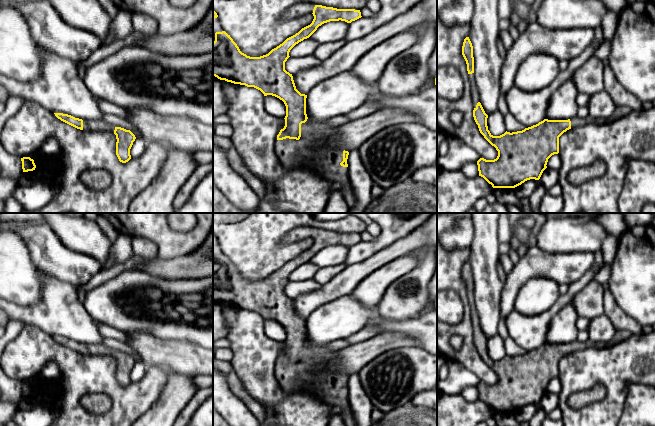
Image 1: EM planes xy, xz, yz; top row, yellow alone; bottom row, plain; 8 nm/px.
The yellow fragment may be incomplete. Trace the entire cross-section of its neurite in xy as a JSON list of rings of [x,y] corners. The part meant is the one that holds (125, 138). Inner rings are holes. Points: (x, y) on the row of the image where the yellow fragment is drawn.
[[[54,113],[61,121],[85,131],[111,131],[116,135],[116,155],[120,162],[126,163],[131,159],[130,149],[135,141],[135,135],[121,127],[110,125],[104,120],[92,121],[75,118],[68,114]]]

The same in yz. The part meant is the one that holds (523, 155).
[[[469,37],[464,39],[462,55],[467,64],[474,120],[480,133],[498,151],[494,160],[480,158],[477,161],[479,176],[493,188],[515,188],[527,180],[539,180],[547,168],[548,159],[559,153],[559,137],[564,132],[586,124],[610,121],[591,116],[584,119],[577,116],[568,120],[544,119],[522,131],[506,131],[500,136],[493,136],[488,130],[488,115],[480,103],[475,83],[473,46]]]

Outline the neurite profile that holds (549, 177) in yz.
[[[546,168],[540,177],[540,181],[545,190],[548,191],[551,187],[558,183],[558,170]]]

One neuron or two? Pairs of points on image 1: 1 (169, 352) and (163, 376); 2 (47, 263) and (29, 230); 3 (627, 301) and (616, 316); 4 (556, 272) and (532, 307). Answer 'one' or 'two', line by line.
1: two
2: one
3: two
4: two

